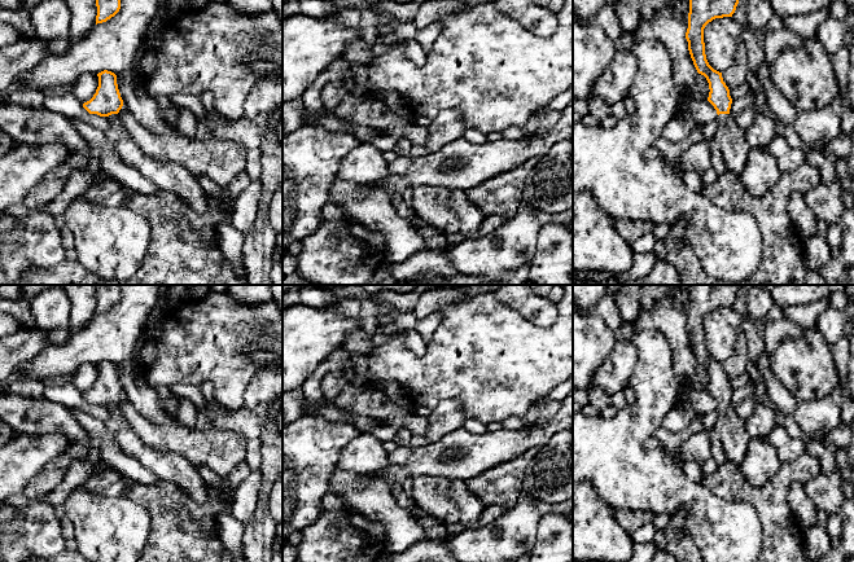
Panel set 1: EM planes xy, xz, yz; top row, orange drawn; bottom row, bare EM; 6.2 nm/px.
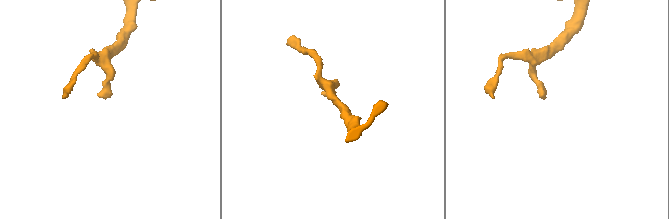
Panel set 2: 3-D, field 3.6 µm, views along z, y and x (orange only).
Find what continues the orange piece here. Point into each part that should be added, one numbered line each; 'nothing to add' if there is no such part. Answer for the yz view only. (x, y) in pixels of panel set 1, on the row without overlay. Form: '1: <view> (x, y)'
1: yz (735, 439)

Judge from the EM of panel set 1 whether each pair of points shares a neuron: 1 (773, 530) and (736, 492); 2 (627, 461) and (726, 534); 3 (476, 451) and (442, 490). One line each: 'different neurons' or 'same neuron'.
1: same neuron
2: same neuron
3: different neurons

